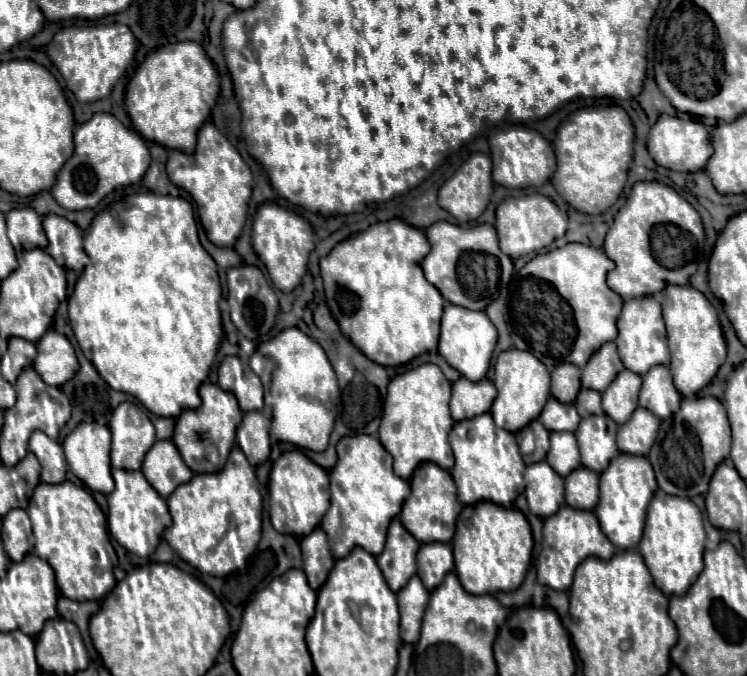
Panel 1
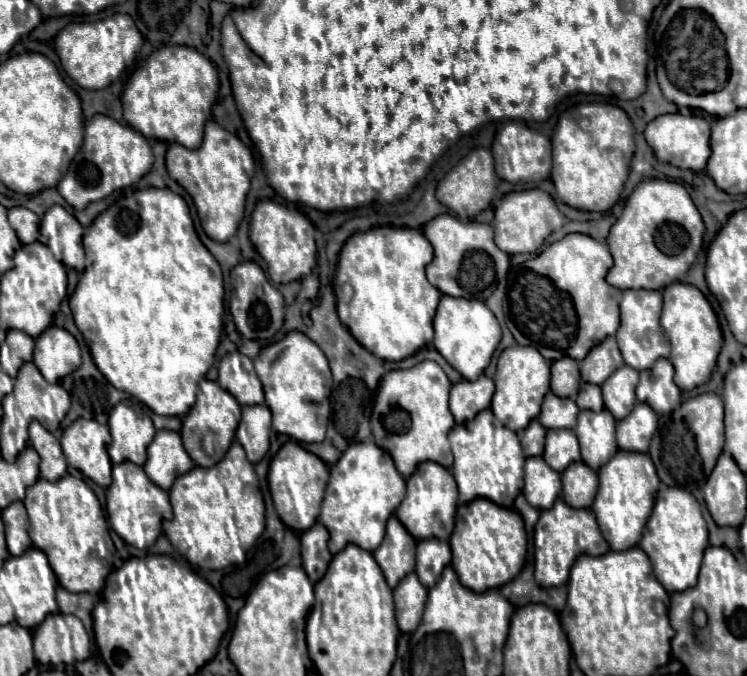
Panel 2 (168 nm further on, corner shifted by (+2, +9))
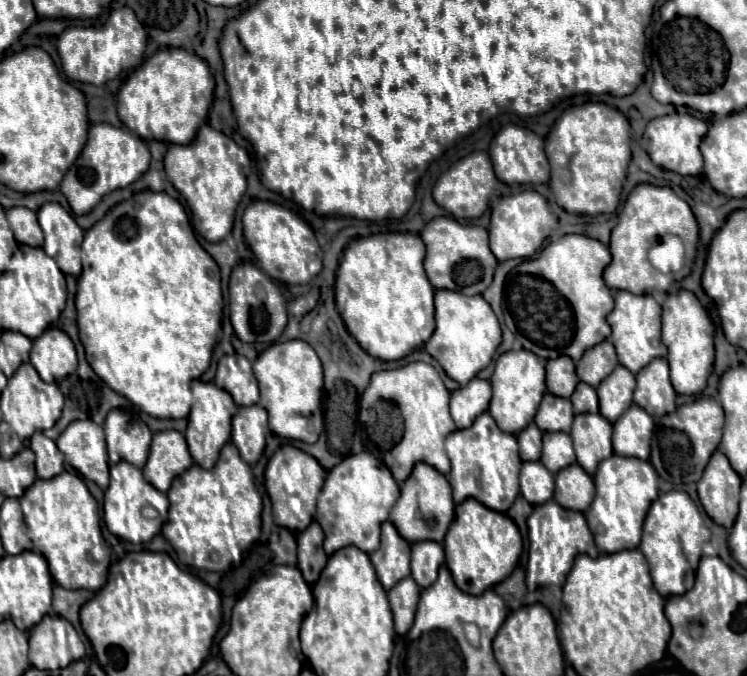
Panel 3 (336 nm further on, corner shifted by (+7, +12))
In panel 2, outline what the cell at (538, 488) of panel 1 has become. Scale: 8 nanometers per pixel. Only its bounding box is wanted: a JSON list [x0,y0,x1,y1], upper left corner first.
[523,457,561,509]

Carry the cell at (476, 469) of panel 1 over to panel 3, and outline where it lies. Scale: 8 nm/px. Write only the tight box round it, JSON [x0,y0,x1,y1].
[446,412,520,512]

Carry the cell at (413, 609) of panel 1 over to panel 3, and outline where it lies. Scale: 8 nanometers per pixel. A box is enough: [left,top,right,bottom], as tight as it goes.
[388,576,420,634]

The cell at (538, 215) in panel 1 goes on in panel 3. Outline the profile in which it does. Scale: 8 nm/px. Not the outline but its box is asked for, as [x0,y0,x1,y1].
[488,190,556,262]

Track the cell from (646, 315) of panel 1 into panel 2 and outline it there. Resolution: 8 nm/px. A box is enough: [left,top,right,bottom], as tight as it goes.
[617,289,669,371]

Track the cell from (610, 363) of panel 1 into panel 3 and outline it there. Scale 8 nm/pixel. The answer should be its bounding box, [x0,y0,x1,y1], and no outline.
[576,340,618,388]

